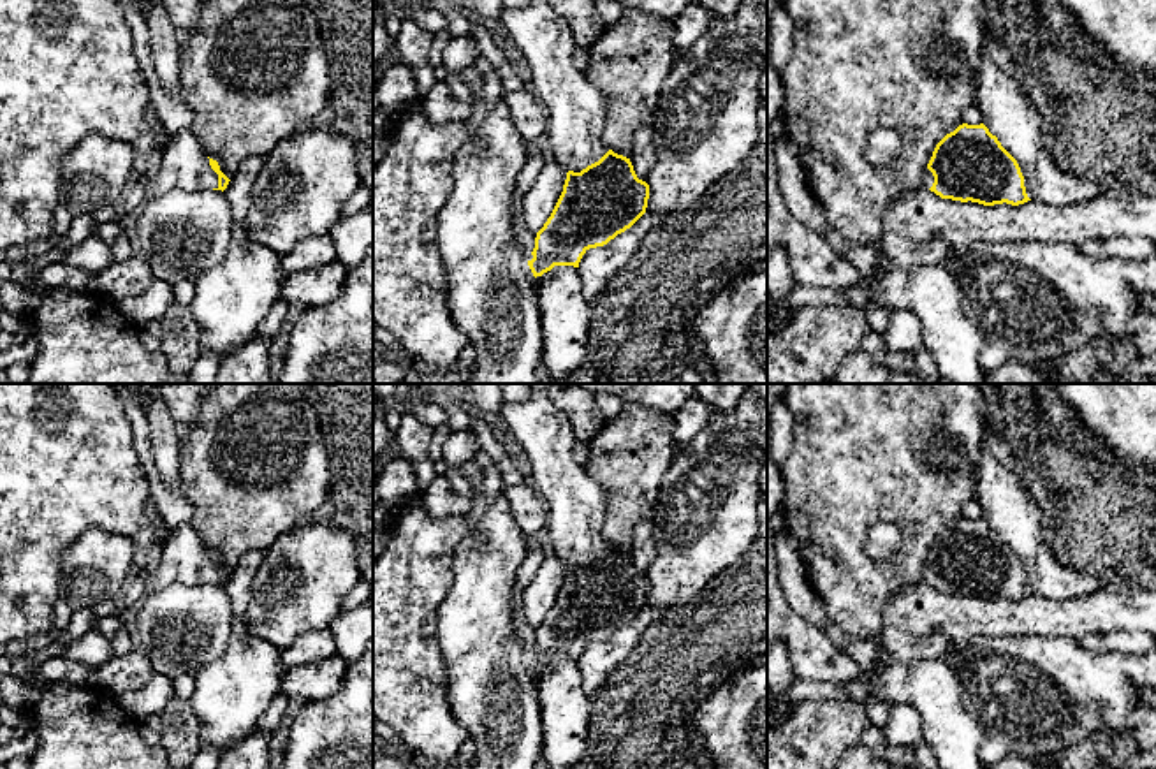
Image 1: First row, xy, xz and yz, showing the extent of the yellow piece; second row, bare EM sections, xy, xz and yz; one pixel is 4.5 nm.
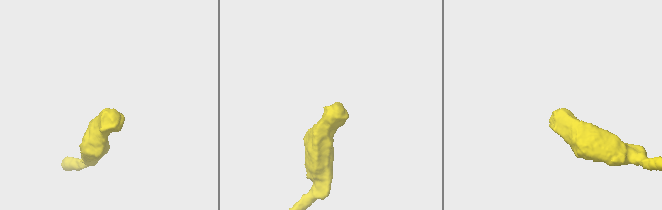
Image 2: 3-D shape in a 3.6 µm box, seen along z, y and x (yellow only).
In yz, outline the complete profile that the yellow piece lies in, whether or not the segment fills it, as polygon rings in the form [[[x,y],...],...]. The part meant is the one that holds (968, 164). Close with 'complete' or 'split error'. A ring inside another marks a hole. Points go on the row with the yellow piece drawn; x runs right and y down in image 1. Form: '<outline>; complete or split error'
[[[962,123],[936,144],[924,172],[924,188],[941,199],[984,206],[1031,201],[1017,160],[984,123]]]; split error

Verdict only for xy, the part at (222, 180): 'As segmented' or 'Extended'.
Extended

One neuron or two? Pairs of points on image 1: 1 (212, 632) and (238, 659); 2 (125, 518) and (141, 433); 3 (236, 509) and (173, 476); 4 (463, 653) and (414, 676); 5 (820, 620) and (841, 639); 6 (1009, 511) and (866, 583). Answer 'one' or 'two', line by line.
1: two
2: two
3: two
4: two
5: one
6: two

